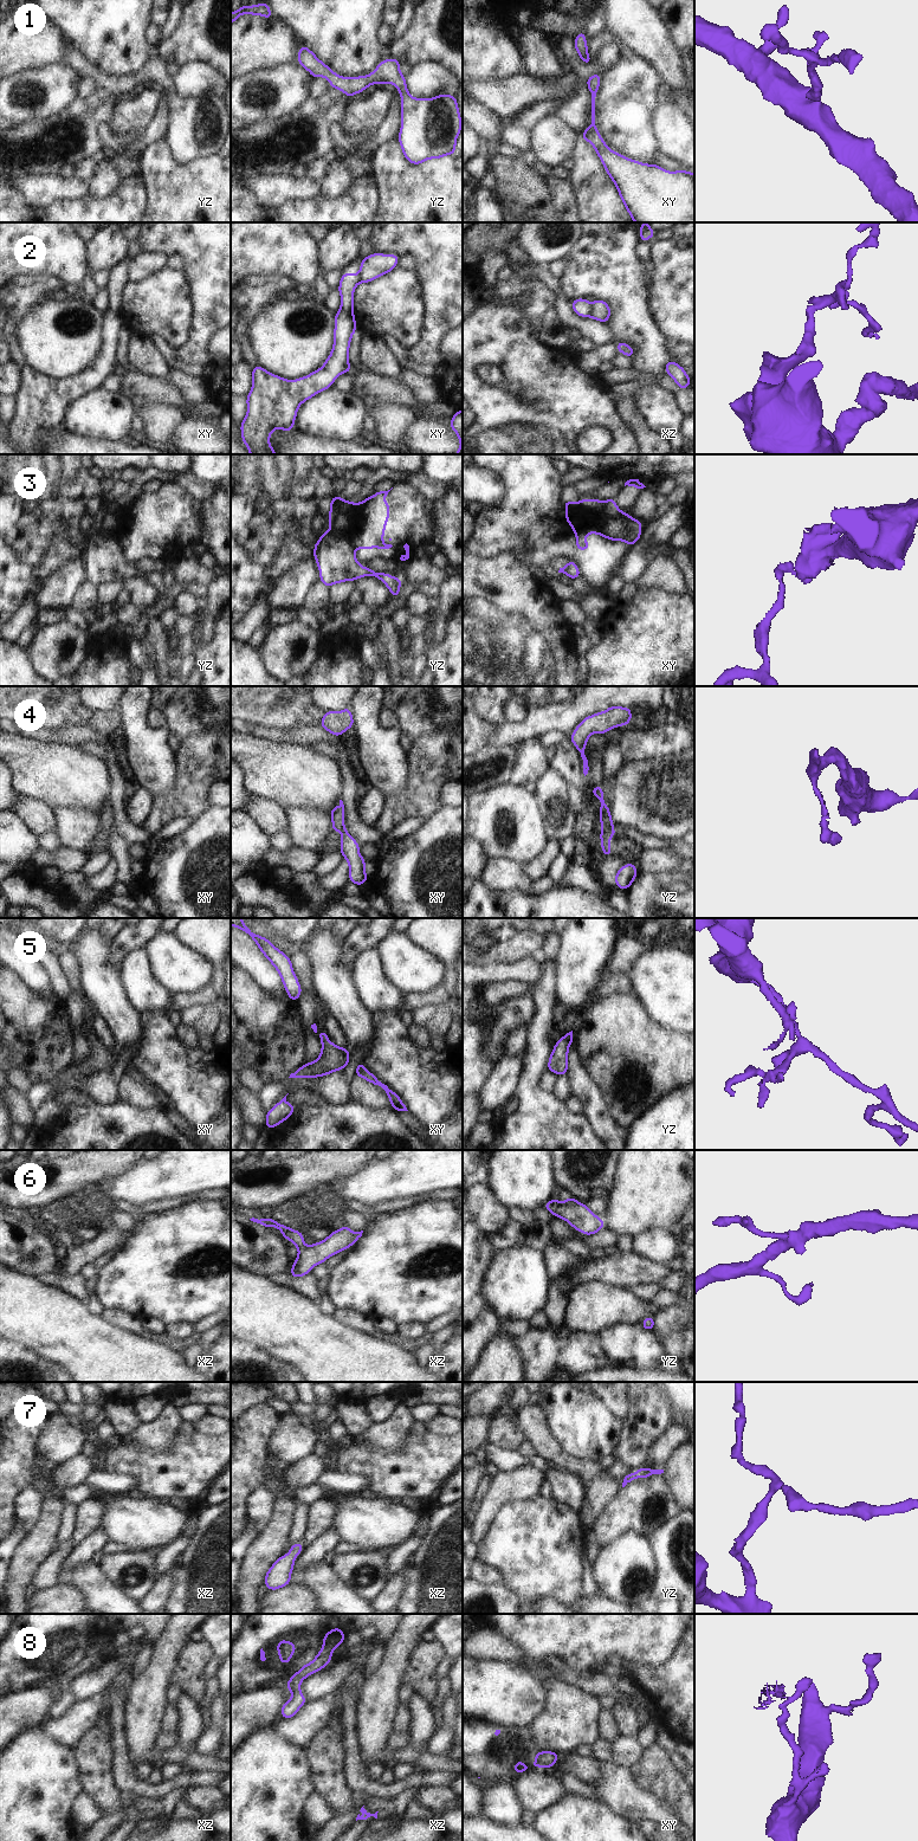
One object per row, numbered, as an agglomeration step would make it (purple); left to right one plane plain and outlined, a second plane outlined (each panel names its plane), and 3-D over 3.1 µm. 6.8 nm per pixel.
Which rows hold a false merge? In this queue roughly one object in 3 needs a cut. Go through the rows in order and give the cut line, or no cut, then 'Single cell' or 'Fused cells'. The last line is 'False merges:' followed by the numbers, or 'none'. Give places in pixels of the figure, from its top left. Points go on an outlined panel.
1: No split. Single cell
2: Split along xz (590, 304), (588, 316). Fused cells
3: No split. Single cell
4: Split along yz (613, 824), (603, 828). Fused cells
5: No split. Single cell
6: No split. Single cell
7: No split. Single cell
8: Split along xy (542, 1752), (538, 1764). Fused cells
False merges: 2, 4, 8

